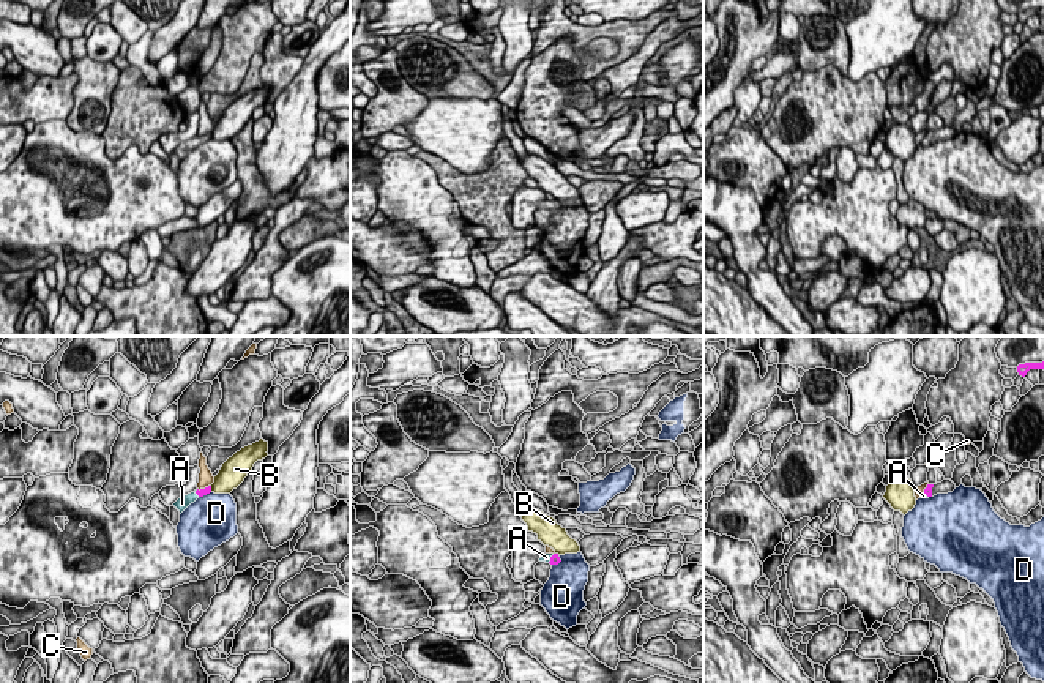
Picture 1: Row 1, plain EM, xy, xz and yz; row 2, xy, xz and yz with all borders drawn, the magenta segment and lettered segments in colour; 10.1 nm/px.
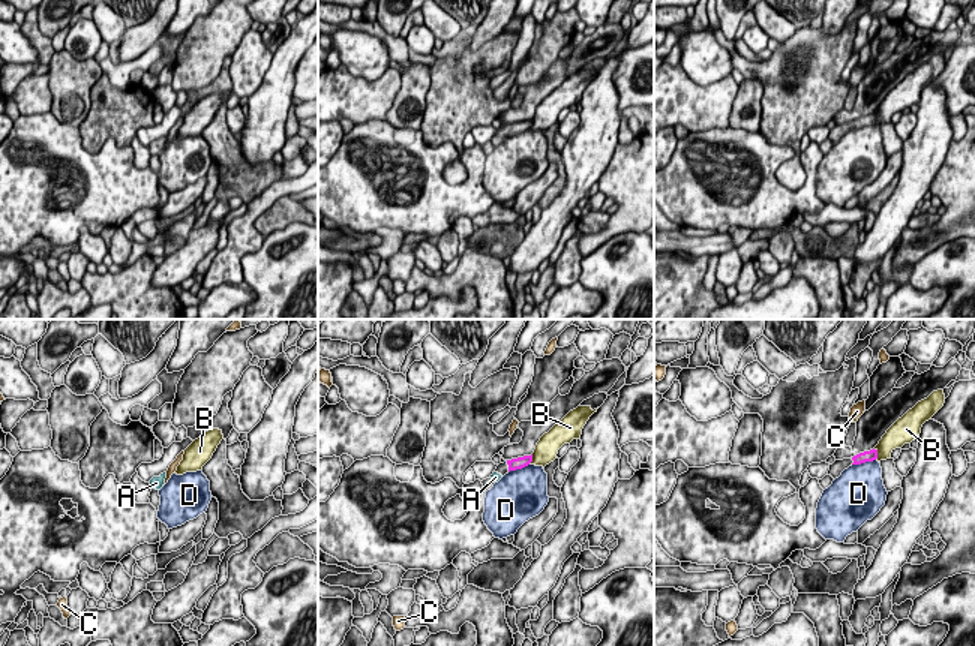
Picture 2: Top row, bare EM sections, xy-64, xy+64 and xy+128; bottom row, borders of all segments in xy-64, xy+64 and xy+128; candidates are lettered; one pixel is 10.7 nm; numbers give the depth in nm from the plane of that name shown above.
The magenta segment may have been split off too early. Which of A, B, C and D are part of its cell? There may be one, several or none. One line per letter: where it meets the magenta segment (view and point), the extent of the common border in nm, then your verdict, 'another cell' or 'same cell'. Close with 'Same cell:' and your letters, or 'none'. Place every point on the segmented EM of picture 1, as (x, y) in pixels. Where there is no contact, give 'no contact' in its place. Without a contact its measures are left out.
A: xz (551, 559) | 120 nm | same cell
B: xy (210, 489) | 70 nm | another cell
C: xy (205, 488) | 150 nm | another cell
D: xz (559, 562) | 130 nm | another cell
Same cell: A

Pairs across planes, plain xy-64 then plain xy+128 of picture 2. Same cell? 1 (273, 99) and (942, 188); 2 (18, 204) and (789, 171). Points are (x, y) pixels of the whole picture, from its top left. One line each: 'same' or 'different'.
1: different
2: different

